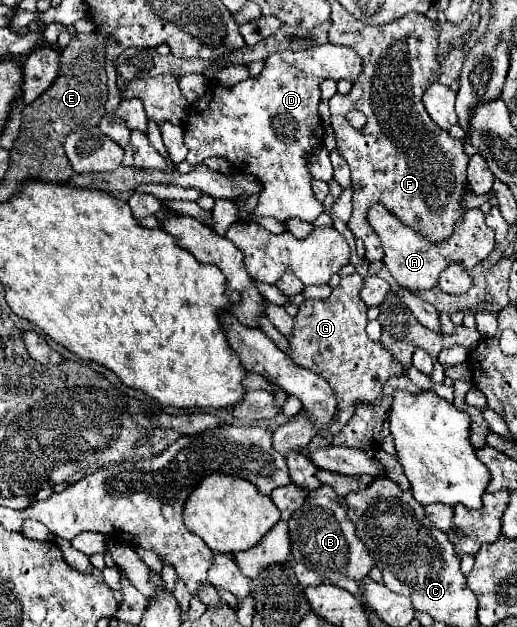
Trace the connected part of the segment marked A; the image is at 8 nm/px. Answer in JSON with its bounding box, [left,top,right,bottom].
[368,203,494,291]

